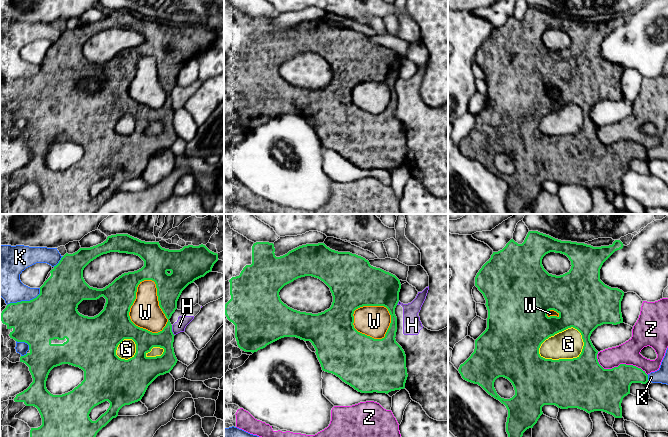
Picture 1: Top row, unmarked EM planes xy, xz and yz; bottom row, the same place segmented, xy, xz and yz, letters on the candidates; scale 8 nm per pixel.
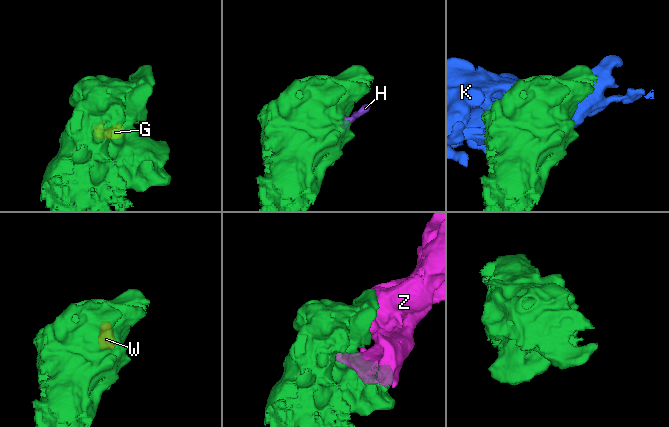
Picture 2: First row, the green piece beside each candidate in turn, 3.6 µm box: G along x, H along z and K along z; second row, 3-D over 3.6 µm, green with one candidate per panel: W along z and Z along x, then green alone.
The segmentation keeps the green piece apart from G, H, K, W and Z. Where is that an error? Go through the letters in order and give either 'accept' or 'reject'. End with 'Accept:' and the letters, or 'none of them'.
G: reject
H: reject
K: reject
W: reject
Z: reject
Accept: none of them

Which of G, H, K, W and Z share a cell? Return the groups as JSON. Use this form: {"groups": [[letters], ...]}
{"groups": [["G", "H", "K", "W"], ["Z"]]}

